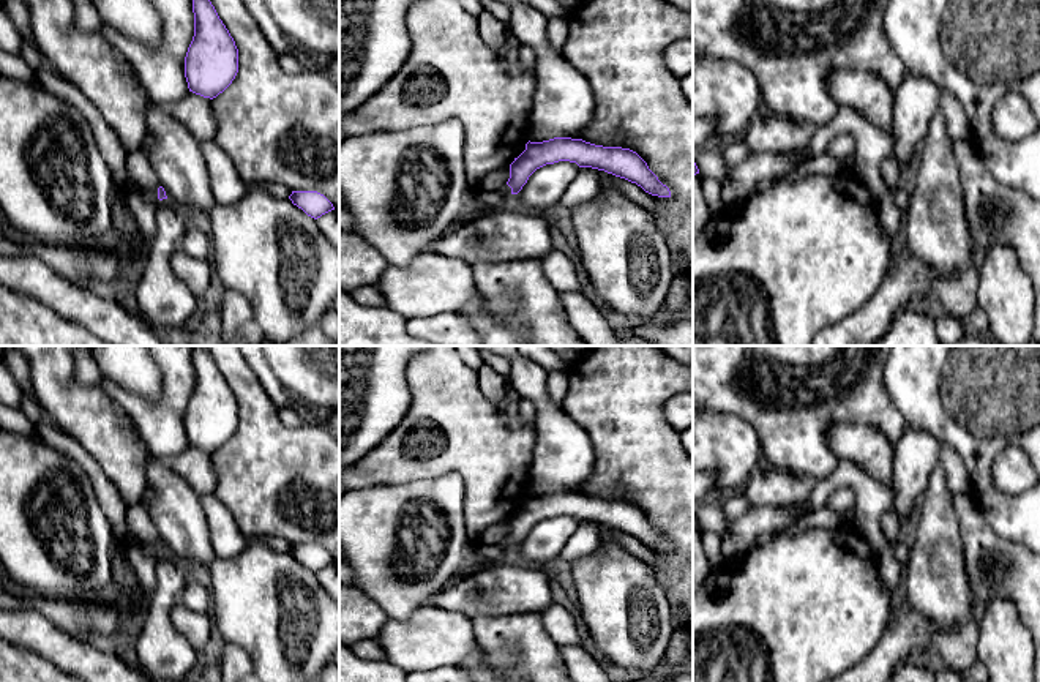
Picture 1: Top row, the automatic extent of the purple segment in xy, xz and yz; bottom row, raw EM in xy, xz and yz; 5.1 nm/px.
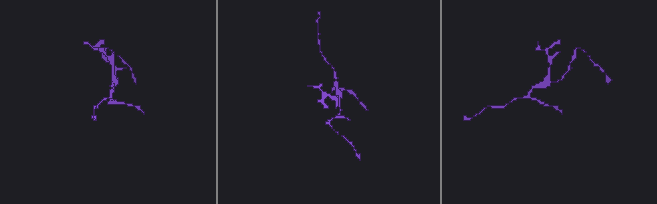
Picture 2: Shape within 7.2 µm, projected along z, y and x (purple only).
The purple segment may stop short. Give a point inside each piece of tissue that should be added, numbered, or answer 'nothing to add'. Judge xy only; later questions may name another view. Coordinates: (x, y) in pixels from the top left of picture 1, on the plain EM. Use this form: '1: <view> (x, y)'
1: xy (139, 521)

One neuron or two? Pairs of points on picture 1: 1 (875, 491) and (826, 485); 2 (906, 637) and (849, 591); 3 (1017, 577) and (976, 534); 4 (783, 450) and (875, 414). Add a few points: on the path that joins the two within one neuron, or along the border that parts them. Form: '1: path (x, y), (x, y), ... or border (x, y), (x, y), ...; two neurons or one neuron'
1: path (862, 483), (859, 480), (838, 480); one neuron
2: border (892, 614), (882, 637), (868, 654); two neurons
3: path (1013, 564), (1010, 559), (1001, 559), (988, 547); one neuron
4: path (805, 428), (821, 412), (852, 412); one neuron

